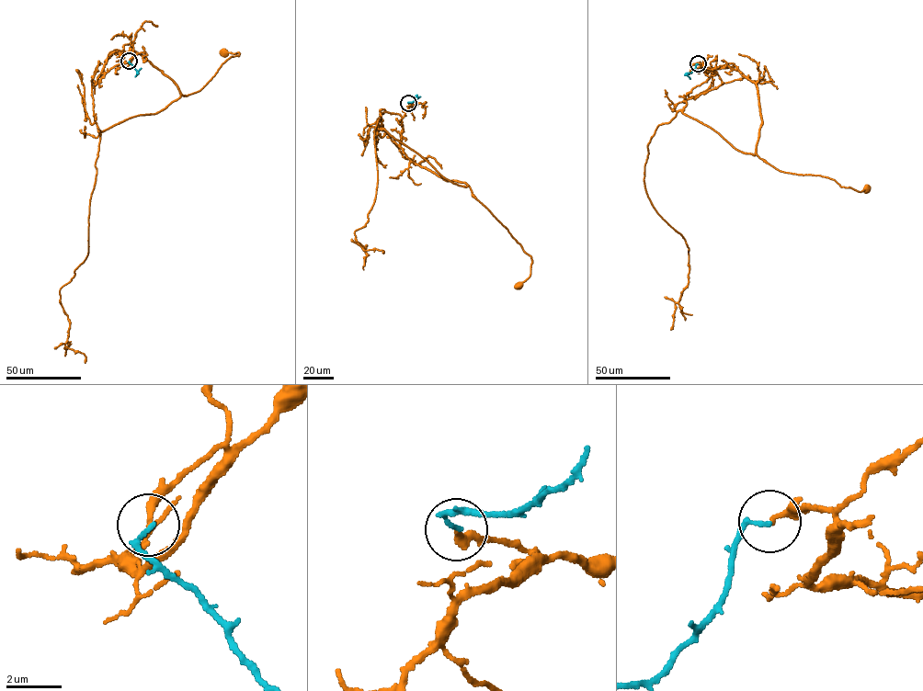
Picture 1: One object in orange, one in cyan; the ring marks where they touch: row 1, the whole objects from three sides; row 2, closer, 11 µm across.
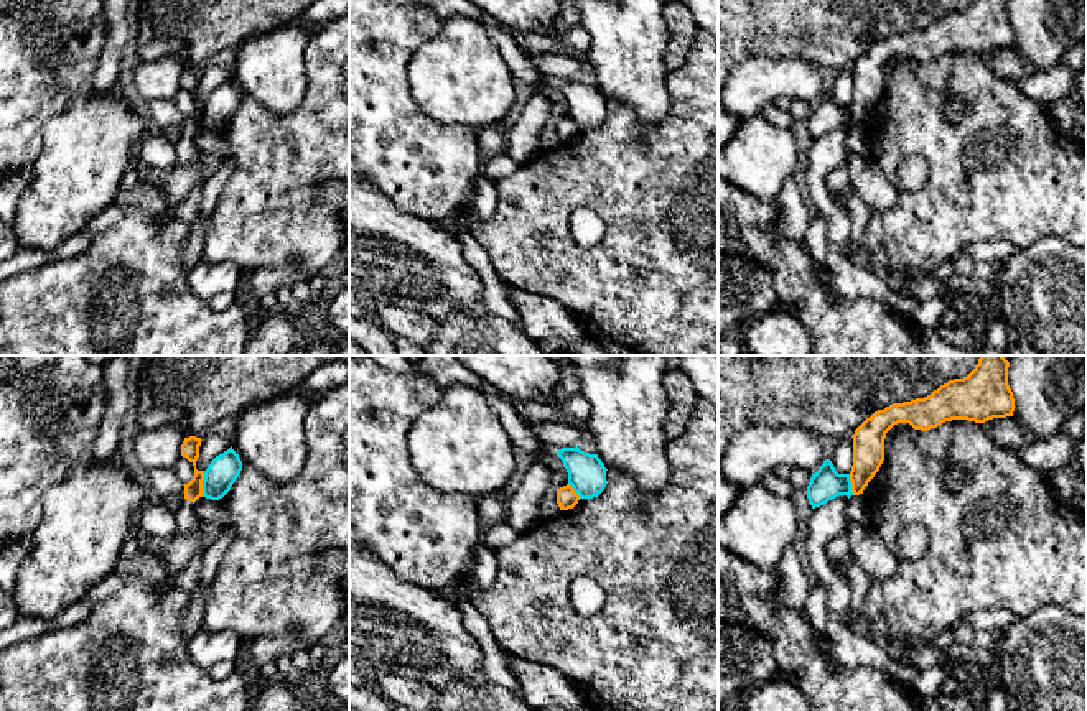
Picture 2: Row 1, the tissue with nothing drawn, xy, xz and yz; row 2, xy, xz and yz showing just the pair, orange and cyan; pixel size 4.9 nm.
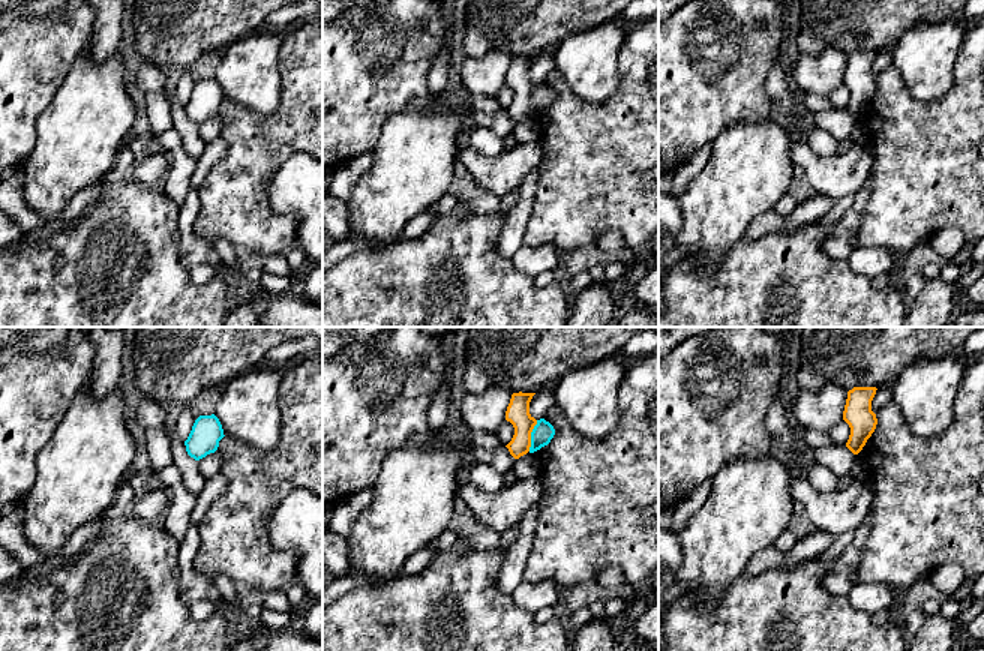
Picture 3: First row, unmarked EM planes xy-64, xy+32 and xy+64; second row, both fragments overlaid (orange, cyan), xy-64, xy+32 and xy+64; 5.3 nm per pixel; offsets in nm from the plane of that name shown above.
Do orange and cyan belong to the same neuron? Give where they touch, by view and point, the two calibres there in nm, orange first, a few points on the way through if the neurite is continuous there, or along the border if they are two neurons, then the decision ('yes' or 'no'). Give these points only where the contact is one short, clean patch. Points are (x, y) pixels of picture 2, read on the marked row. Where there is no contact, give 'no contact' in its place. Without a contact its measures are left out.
contact xy (201, 484); calibres 90 and 150 nm; border xy (205, 471), (201, 496); no

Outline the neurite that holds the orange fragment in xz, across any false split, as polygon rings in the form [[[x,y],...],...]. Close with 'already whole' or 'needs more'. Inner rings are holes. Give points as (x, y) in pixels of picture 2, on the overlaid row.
[[[570,484],[557,490],[557,504],[560,510],[573,509],[580,500],[580,495],[573,490]]]; already whole

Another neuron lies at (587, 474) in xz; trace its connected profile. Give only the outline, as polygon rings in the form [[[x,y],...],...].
[[[562,448],[557,451],[562,459],[563,467],[568,472],[568,484],[580,495],[580,499],[598,497],[608,481],[606,467],[598,458],[598,454],[590,454],[576,448]]]

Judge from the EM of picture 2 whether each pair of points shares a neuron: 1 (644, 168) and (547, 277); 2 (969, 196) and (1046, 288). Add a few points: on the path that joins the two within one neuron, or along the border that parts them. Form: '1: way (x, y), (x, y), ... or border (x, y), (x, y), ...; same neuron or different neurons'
1: way (644, 204), (644, 213), (634, 224), (583, 275); same neuron
2: border (1041, 237), (1020, 249); different neurons

